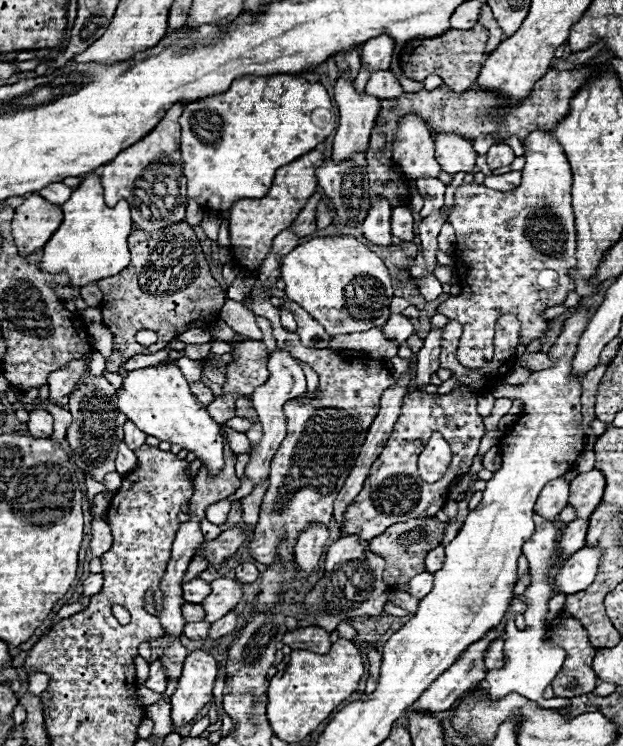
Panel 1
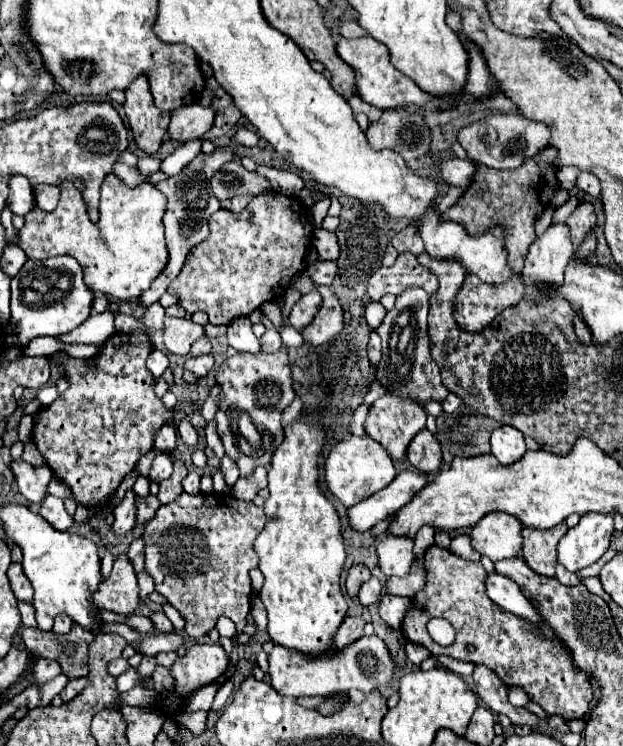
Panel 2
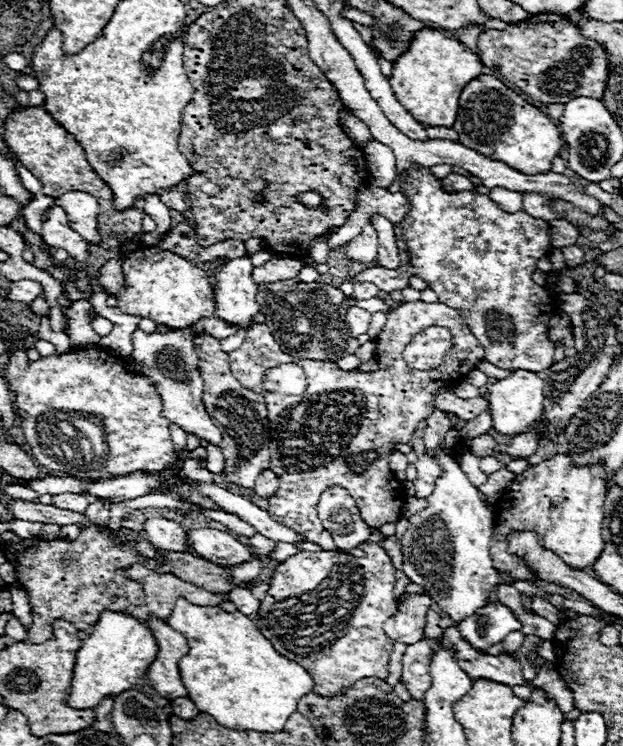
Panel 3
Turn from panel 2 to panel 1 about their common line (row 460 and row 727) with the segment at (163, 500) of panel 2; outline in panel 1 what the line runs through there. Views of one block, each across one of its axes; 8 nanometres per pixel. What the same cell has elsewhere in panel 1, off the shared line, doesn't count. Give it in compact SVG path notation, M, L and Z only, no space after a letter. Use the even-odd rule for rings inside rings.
M204 650L192 652L178 682L178 690L172 696L172 722L174 728L186 726L204 704L212 700L212 688L216 680L216 660Z

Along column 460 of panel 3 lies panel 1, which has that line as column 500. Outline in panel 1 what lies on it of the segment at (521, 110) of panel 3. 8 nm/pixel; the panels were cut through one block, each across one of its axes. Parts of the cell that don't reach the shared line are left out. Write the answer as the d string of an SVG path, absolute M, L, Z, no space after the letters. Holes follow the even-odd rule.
M582 66L582 68L568 70L568 72L548 70L534 84L534 90L530 92L530 96L516 104L492 90L488 92L484 88L472 86L466 92L454 92L446 84L438 86L432 92L428 92L428 90L404 92L400 98L382 100L380 114L378 114L380 132L386 138L386 146L382 148L382 154L392 152L392 142L396 138L396 126L408 114L420 116L428 124L432 136L436 136L440 132L454 132L454 134L458 134L466 140L472 140L472 142L482 136L494 136L496 144L504 144L510 136L516 136L520 142L524 142L526 136L538 128L544 128L544 130L556 128L556 124L562 118L566 118L570 112L570 98L580 90L580 86L586 84L586 80L590 80L590 76L596 76L598 72L600 72L598 66L588 66L588 68Z

